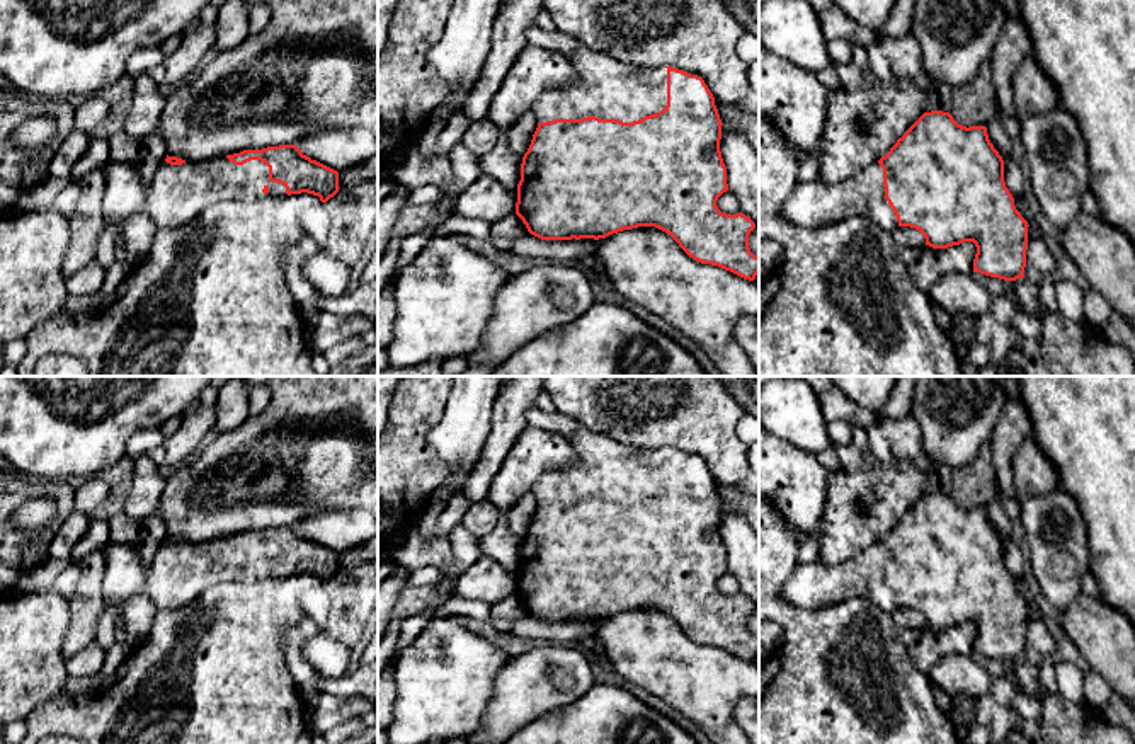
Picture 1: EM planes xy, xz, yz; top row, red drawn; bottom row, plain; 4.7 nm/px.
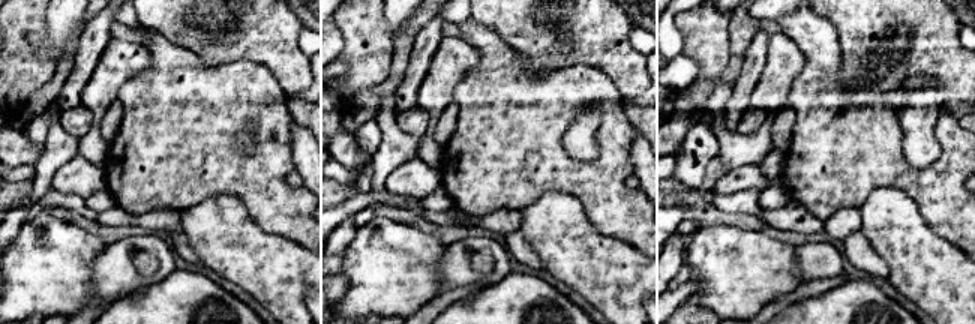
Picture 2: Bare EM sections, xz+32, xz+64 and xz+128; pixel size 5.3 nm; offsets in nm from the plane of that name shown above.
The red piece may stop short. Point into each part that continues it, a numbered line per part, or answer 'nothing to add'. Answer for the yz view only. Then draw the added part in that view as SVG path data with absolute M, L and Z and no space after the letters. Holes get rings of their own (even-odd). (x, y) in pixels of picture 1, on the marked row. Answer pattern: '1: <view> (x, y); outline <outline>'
1: yz (810, 205); outline M878 162L839 184L820 179L798 182L781 206L781 215L795 226L820 228L853 216L863 216L895 232L897 216L885 199L883 169Z

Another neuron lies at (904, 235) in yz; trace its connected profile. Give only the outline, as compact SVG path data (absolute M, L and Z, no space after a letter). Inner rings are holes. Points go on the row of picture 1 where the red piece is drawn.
M897 226L893 232L893 238L898 247L912 247L912 249L924 249L926 238L924 235L910 226Z

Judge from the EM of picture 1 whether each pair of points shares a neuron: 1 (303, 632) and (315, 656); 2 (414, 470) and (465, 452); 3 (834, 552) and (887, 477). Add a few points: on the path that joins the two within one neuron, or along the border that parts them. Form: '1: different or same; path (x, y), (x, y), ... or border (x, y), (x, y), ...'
1: different; border (319, 630), (303, 646), (303, 658), (324, 678)
2: different; border (439, 419), (429, 443), (444, 460), (450, 475)
3: same; path (843, 528), (843, 503), (863, 482)

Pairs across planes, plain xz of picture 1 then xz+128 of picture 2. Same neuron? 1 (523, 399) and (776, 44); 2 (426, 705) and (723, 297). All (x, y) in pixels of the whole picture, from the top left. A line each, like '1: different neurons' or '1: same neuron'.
1: different neurons
2: same neuron

